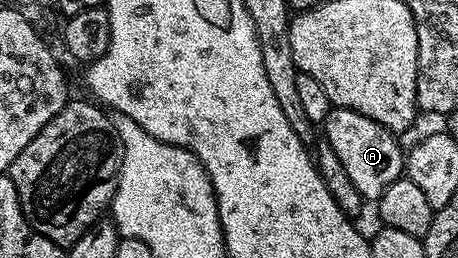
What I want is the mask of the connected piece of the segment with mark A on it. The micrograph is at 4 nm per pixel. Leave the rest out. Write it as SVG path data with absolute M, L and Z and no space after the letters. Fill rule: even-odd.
M332 106L321 125L321 131L329 141L329 145L333 145L333 153L337 153L341 165L345 165L345 173L349 173L349 181L353 181L354 188L357 189L357 193L363 195L364 200L377 201L383 196L385 189L389 189L389 185L393 185L393 181L397 181L404 174L404 148L399 148L399 143L395 140L398 138L389 129L377 125L377 121L369 121L369 117L365 117L353 109Z

